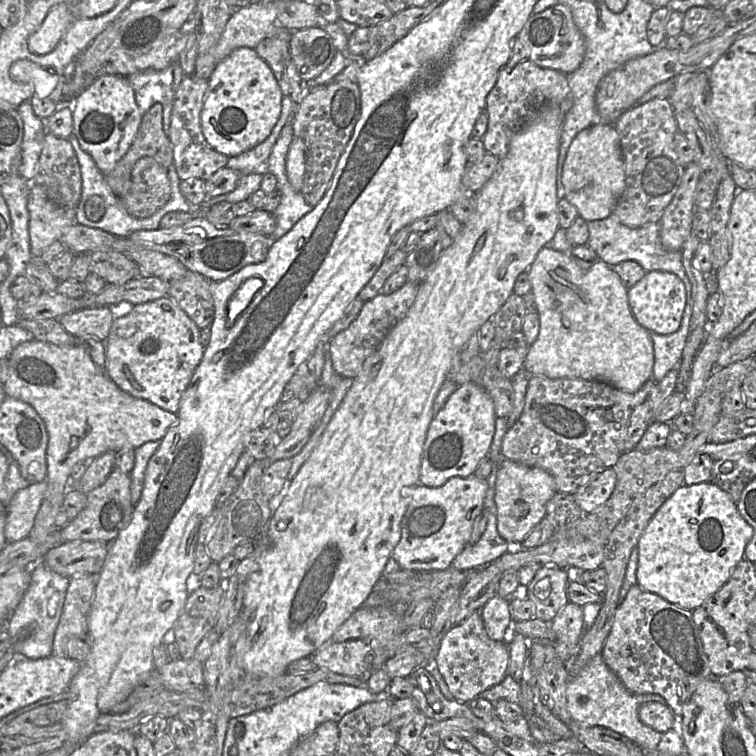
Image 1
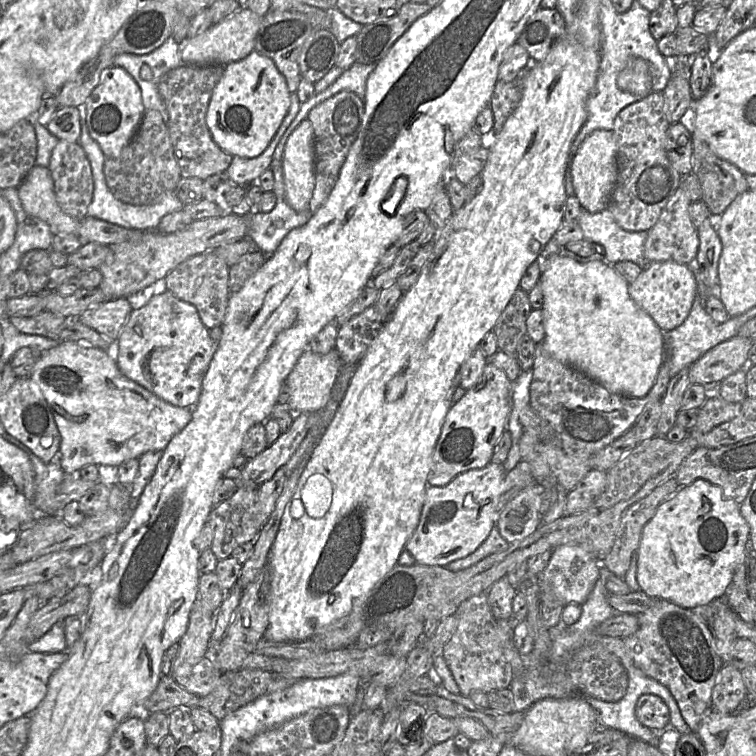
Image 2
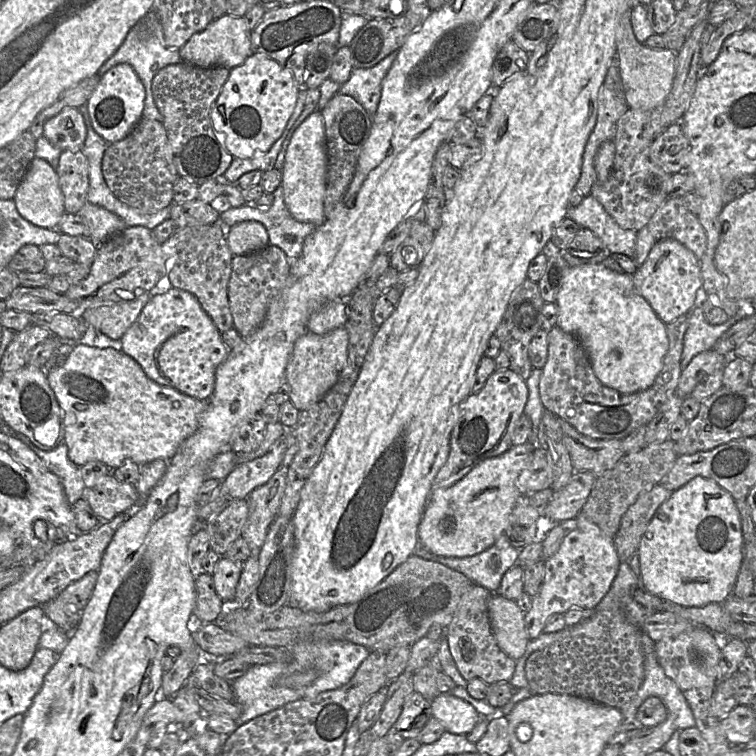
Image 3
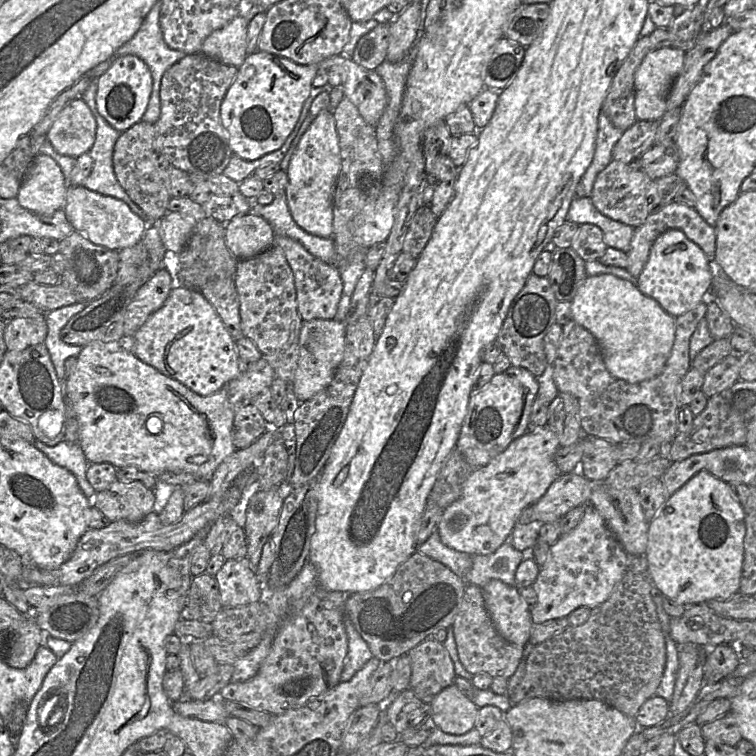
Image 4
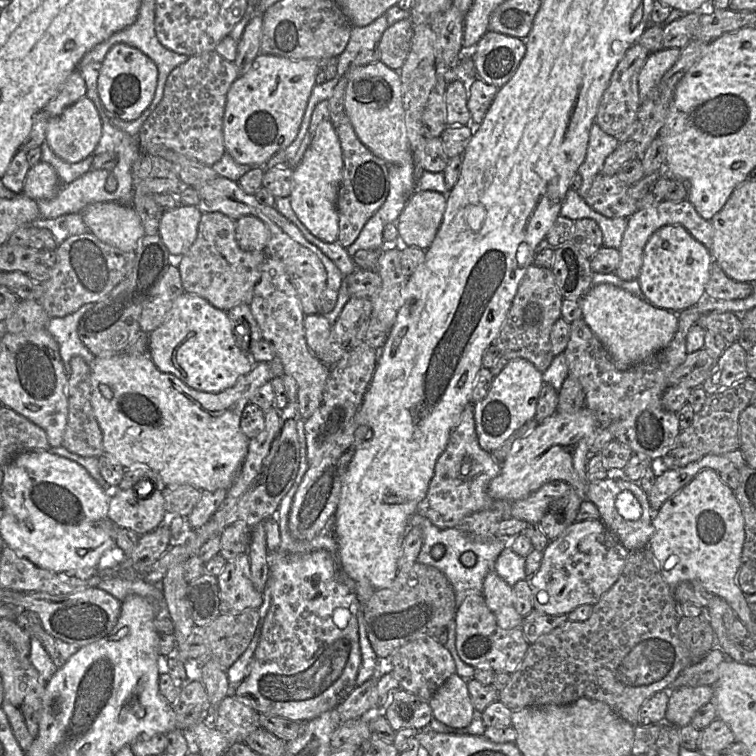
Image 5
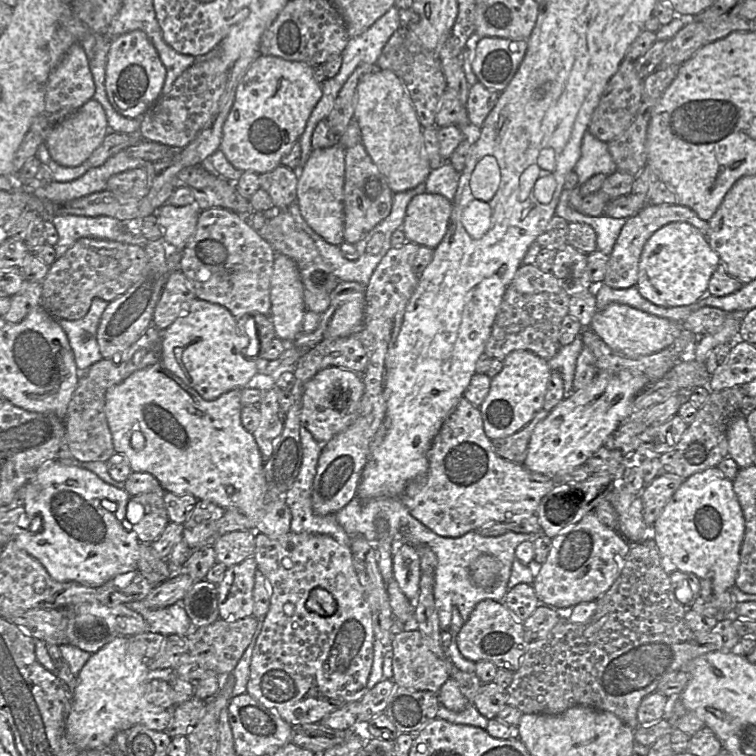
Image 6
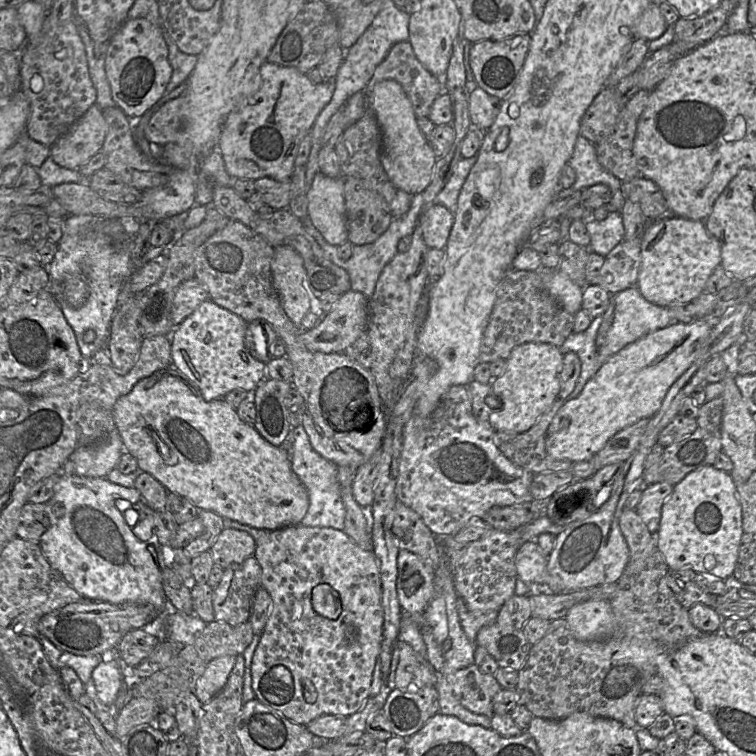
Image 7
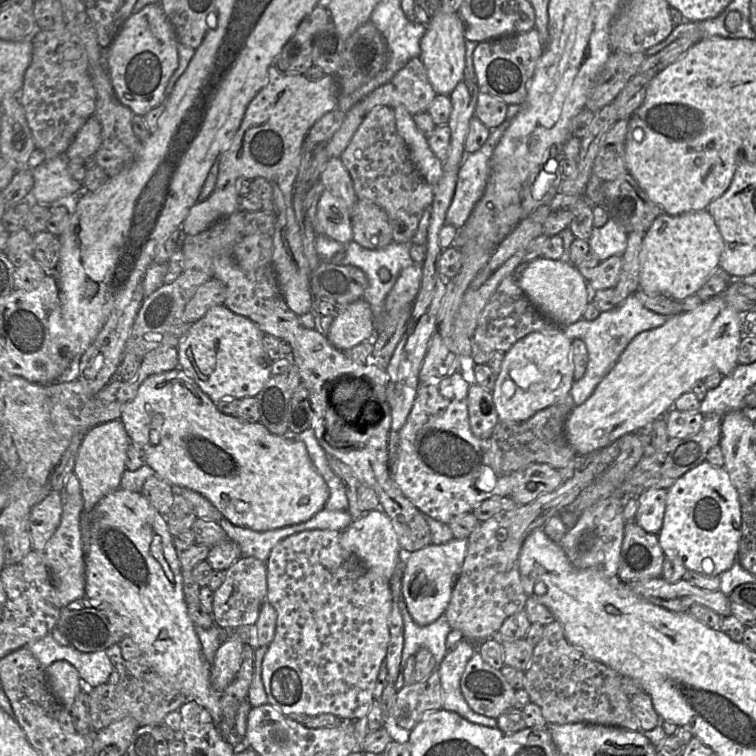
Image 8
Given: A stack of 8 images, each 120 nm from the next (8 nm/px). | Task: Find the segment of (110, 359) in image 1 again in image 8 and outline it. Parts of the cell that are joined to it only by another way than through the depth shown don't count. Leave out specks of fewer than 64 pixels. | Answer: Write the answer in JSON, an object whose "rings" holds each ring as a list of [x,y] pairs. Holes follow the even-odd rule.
{"rings":[[[224,304],[213,306],[201,319],[190,324],[179,343],[179,368],[182,368],[213,402],[224,398],[256,397],[272,376],[273,360],[264,348],[263,336],[263,331],[247,317],[232,312]]]}

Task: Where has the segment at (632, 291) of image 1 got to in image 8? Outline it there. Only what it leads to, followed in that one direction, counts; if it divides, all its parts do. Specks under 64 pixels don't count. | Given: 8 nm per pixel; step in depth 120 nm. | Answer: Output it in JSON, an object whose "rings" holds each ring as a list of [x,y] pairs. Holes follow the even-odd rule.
{"rings":[[[708,209],[677,216],[663,212],[655,218],[643,238],[639,262],[639,289],[649,296],[664,295],[676,301],[684,300],[696,294],[719,267],[723,248],[723,238]]]}

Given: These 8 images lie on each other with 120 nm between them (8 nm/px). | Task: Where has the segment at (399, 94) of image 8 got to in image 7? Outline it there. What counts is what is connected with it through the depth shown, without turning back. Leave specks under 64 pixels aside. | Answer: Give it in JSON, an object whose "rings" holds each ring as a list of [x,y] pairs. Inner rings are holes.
{"rings":[[[409,40],[398,42],[393,45],[385,59],[377,66],[372,78],[363,91],[366,95],[366,99],[373,87],[383,80],[394,80],[402,86],[413,105],[417,119],[429,117],[434,101],[444,91],[443,81],[434,76],[421,64]]]}

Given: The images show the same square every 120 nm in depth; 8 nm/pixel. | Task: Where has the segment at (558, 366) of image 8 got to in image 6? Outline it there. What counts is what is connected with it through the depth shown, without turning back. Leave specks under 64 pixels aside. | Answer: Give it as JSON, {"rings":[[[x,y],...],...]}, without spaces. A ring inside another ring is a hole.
{"rings":[[[515,350],[503,360],[502,370],[491,379],[490,390],[479,406],[486,436],[505,438],[524,428],[543,409],[549,377],[548,361],[528,350]]]}

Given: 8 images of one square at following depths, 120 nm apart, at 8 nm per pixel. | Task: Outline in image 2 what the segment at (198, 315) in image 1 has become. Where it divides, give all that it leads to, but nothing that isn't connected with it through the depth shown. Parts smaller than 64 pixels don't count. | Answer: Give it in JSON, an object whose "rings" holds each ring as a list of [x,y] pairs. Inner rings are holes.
{"rings":[[[208,250],[188,258],[168,273],[165,278],[166,291],[194,305],[208,329],[220,327],[225,319],[230,298],[229,270],[230,267],[215,250]]]}

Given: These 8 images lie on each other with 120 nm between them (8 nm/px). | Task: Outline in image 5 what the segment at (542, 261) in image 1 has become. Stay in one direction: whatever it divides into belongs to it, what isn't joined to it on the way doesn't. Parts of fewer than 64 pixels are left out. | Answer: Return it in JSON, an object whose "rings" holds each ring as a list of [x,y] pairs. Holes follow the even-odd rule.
{"rings":[[[612,284],[593,285],[581,298],[582,319],[601,341],[618,370],[627,370],[669,345],[678,329],[678,314],[649,303]]]}

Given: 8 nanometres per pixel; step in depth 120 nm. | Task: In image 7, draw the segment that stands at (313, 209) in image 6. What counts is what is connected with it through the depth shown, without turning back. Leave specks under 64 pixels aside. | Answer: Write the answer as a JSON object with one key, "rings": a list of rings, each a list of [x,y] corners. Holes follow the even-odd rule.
{"rings":[[[319,171],[307,190],[308,217],[325,240],[335,246],[347,240],[344,181]]]}

